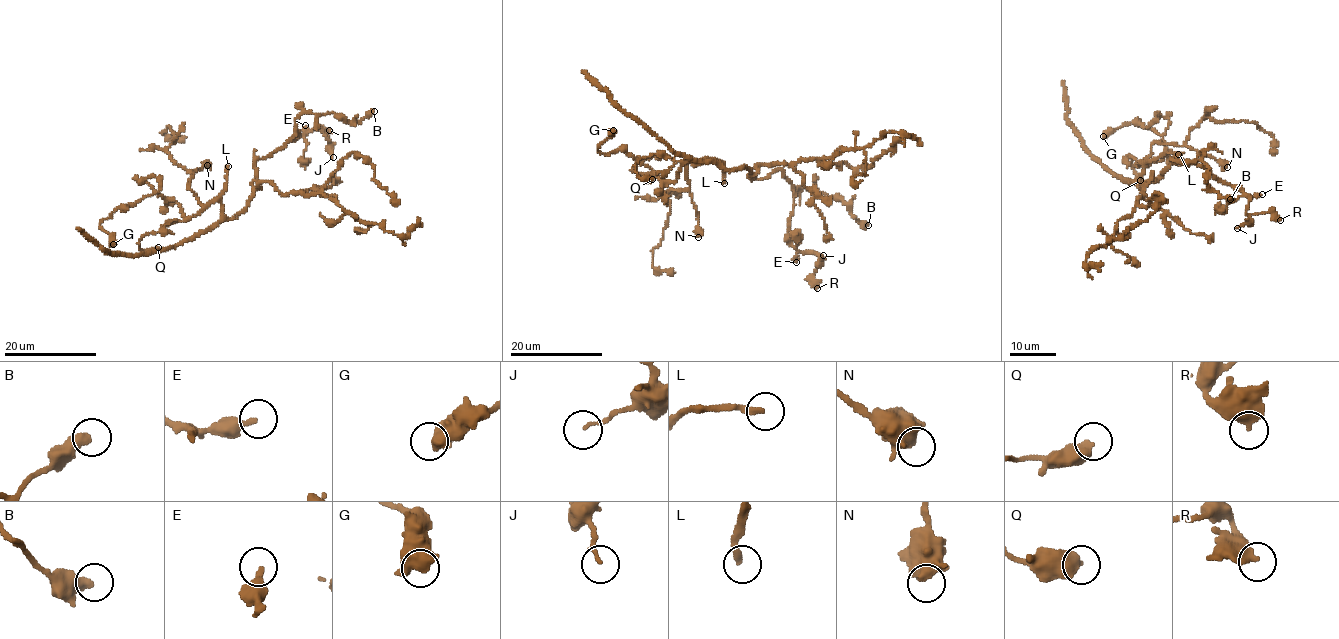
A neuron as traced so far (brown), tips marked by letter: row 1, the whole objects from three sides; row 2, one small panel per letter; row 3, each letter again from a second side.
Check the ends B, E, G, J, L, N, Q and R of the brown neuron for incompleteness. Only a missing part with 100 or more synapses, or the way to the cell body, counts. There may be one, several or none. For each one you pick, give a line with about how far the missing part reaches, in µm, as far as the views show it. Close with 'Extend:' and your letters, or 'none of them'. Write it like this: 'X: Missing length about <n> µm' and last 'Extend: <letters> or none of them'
L: Missing length about 60 µm
Extend: L

